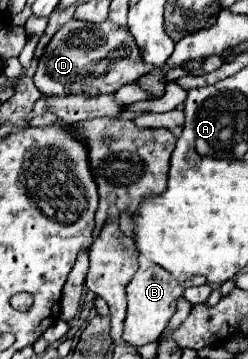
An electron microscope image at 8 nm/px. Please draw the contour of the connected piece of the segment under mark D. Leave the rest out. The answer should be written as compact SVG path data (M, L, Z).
M73 18L55 32L51 42L43 50L43 56L37 62L33 82L45 96L99 96L113 94L115 90L119 90L125 84L131 84L133 80L137 80L137 76L143 76L149 70L151 66L141 64L139 48L127 28L119 28L109 20L93 24Z

